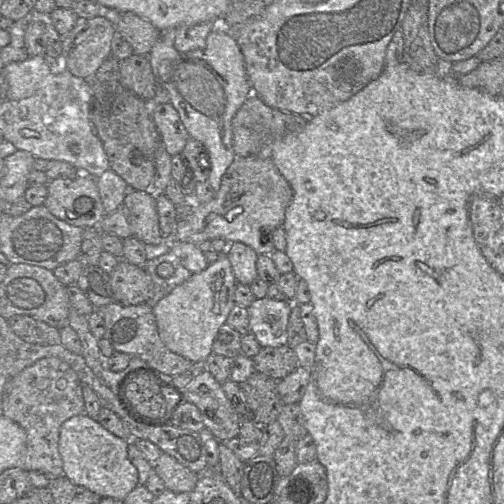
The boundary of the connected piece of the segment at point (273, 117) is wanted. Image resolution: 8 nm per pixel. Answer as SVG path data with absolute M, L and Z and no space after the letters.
M251 95L236 112L232 120L233 149L236 157L246 157L262 153L262 149L272 139L301 130L308 122L309 117L284 112L266 105L256 95Z

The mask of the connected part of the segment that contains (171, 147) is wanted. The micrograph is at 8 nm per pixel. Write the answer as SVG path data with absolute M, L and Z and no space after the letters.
M170 102L152 105L152 119L167 153L170 156L181 154L191 138L174 106Z

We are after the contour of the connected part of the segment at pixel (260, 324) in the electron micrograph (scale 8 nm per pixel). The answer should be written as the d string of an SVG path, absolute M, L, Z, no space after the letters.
M269 298L255 299L247 308L250 333L261 347L287 345L287 325L292 302Z

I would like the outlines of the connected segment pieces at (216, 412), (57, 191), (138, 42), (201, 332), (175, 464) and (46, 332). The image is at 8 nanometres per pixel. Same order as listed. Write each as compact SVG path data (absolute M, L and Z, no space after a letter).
M208 370L196 371L190 384L183 389L184 402L194 404L202 417L204 427L219 441L224 442L238 437L239 415L226 397L222 384Z
M78 172L74 177L49 181L43 206L70 225L84 230L96 227L106 214L95 179Z
M132 12L122 13L116 31L132 46L134 54L144 56L148 56L161 35L149 21Z
M218 254L217 261L175 287L152 307L164 345L193 364L204 363L212 353L219 329L226 324L228 315L235 306L236 286L237 281L227 255Z
M163 452L153 463L153 468L162 479L165 488L176 493L191 493L199 479L198 474Z
M26 315L7 319L10 328L22 340L39 345L58 345L60 330Z

